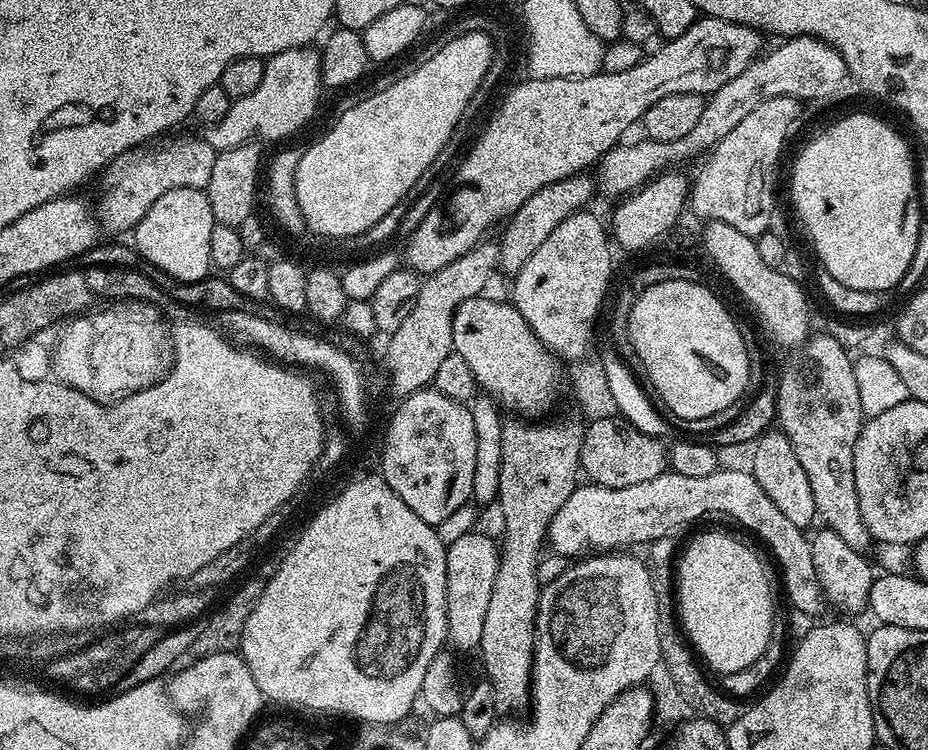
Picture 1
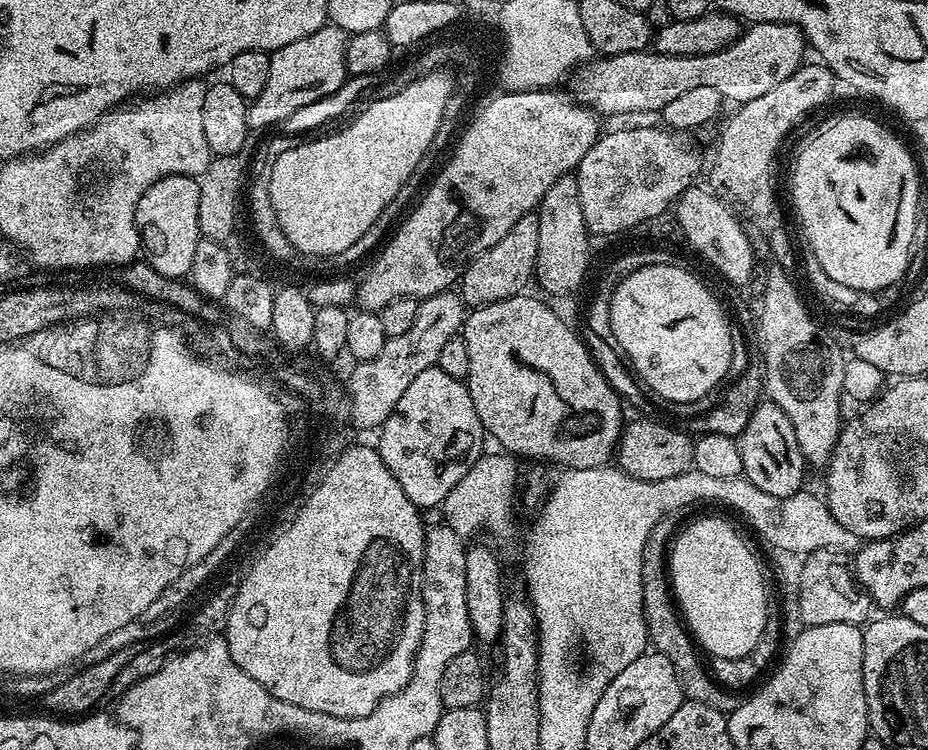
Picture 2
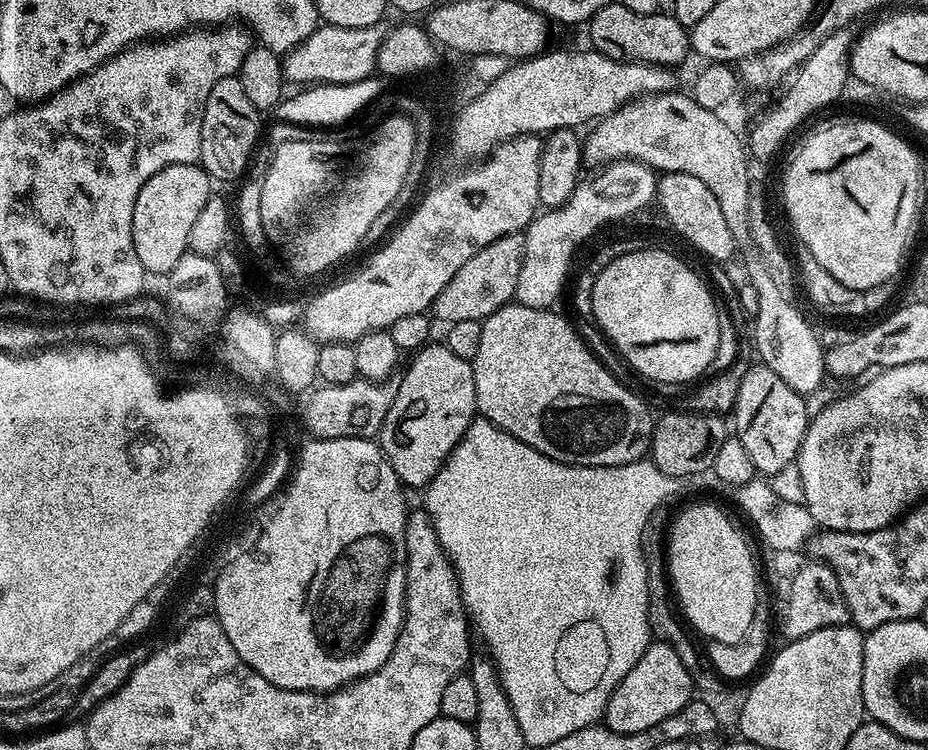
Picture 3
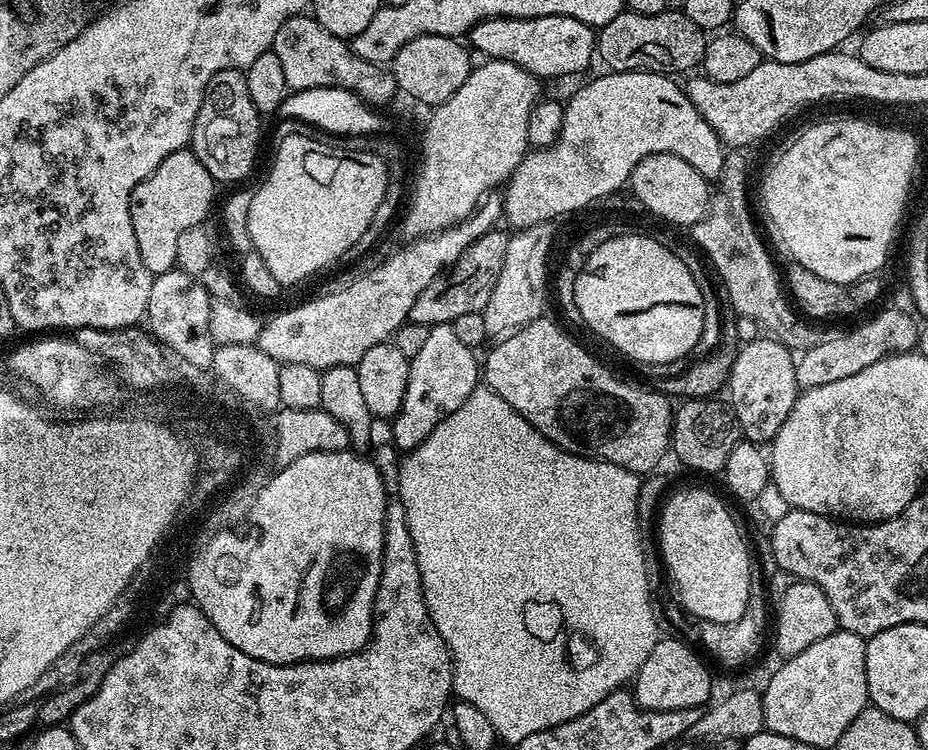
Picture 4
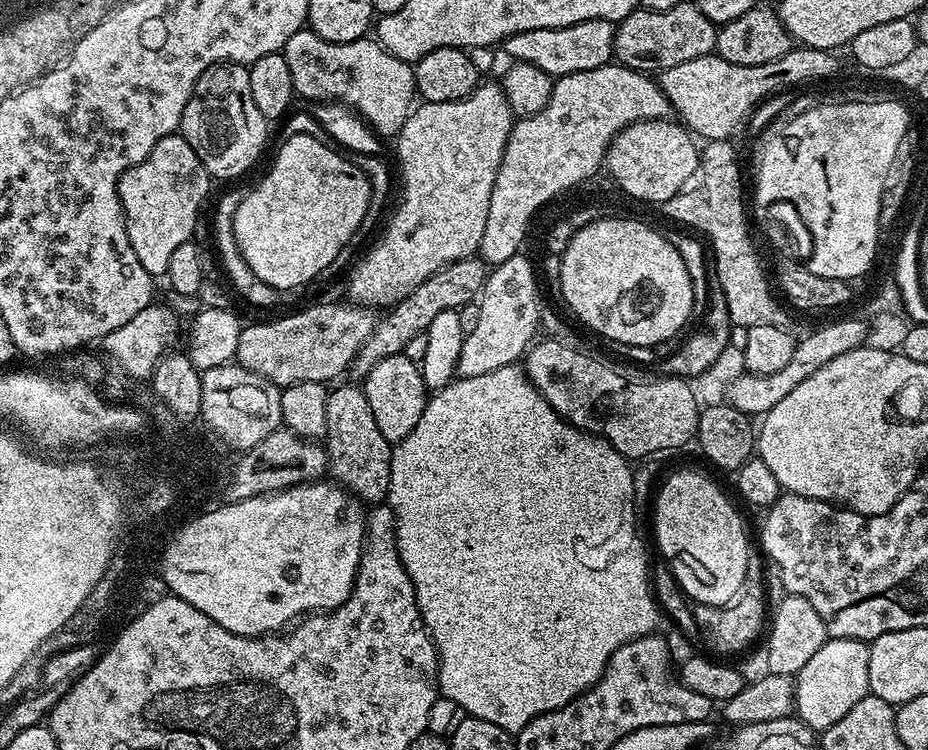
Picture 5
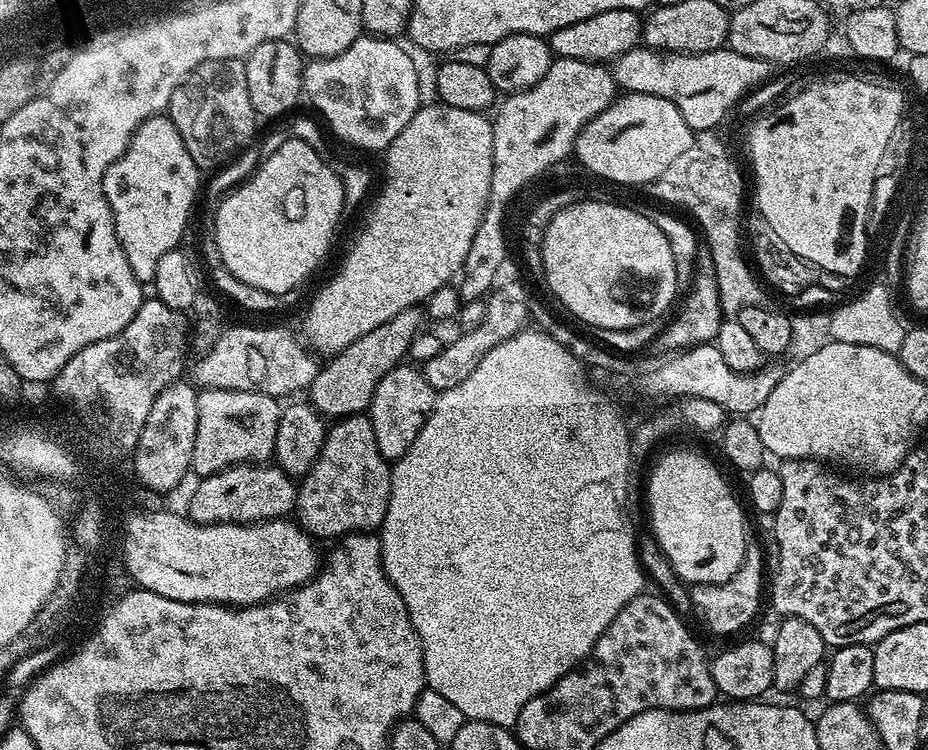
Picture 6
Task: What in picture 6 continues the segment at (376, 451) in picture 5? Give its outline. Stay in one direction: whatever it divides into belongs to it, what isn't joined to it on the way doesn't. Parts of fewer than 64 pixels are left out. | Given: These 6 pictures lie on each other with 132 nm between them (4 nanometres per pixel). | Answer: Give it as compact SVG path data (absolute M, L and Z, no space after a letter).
M367 415L341 416L336 424L327 429L324 445L314 462L314 466L299 481L296 490L295 519L301 528L313 538L337 536L343 538L349 532L372 532L379 529L386 518L390 502L390 482L392 470L389 461L382 458L378 442L374 438L374 426Z

